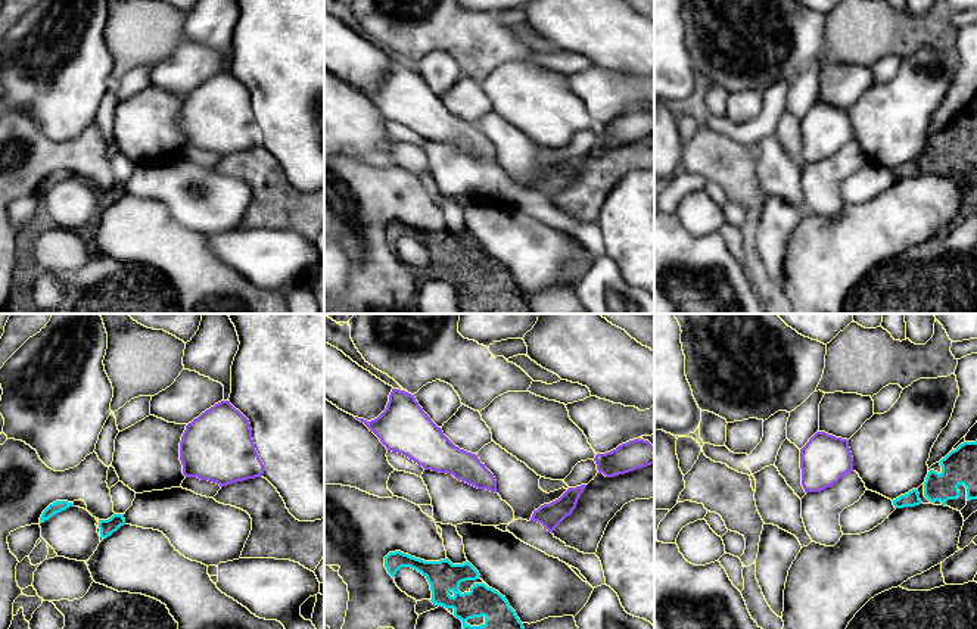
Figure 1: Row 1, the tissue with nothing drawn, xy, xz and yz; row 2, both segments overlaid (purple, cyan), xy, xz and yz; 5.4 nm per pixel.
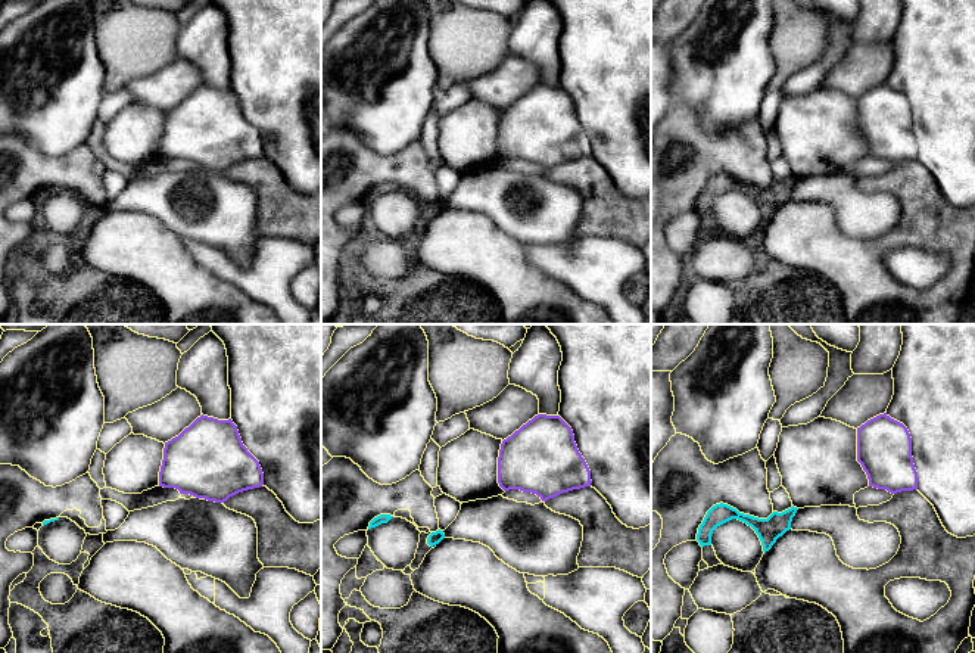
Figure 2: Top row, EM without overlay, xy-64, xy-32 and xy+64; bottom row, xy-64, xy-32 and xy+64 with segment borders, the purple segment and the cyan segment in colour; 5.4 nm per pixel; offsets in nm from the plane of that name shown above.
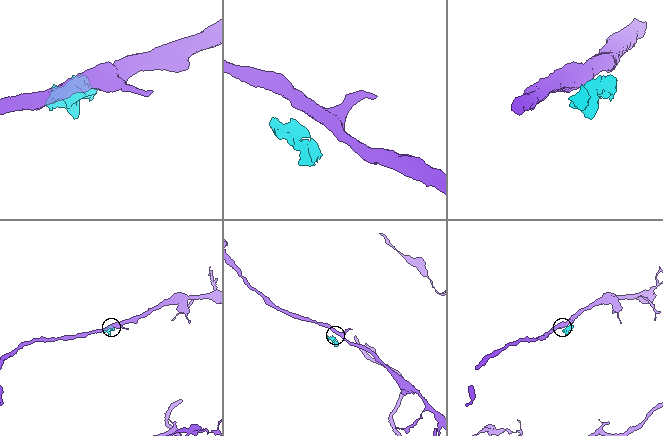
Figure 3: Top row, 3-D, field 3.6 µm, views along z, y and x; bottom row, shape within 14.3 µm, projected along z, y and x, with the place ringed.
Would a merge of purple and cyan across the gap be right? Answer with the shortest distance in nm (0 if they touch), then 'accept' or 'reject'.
gap 280 nm; reject

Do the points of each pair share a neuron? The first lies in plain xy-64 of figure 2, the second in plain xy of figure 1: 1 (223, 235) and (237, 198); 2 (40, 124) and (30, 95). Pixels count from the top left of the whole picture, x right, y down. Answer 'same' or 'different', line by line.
1: same
2: same

